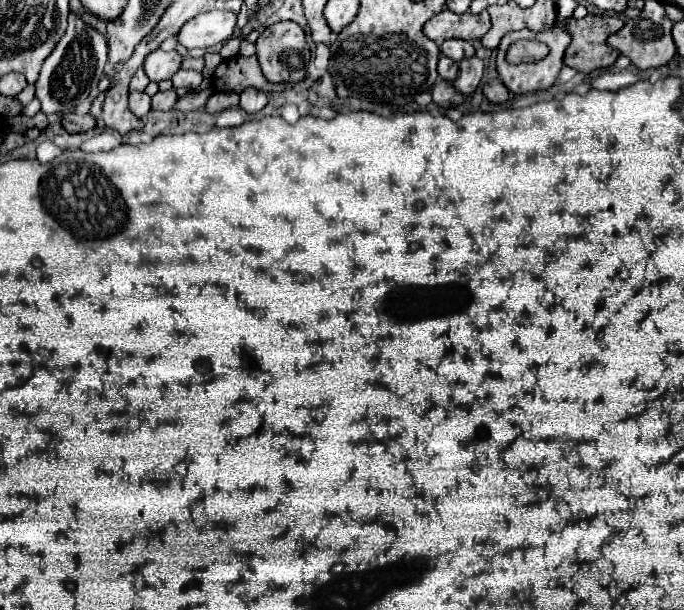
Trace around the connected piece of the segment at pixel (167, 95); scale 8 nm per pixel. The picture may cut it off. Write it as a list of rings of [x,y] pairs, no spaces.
[[[175,89],[169,91],[159,91],[157,95],[153,95],[153,109],[155,111],[173,111],[173,105],[177,103],[177,93]]]

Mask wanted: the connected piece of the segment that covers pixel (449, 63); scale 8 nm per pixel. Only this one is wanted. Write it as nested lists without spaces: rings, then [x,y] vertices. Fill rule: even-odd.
[[[443,55],[443,57],[439,59],[437,71],[439,71],[439,75],[441,75],[445,81],[453,81],[453,79],[457,77],[457,73],[459,73],[459,63],[455,63],[453,59],[449,59],[449,57]]]

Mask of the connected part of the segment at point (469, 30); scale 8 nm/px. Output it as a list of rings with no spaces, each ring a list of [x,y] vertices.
[[[443,9],[441,13],[437,13],[435,17],[431,17],[425,27],[423,33],[429,39],[465,39],[465,41],[477,41],[481,39],[487,31],[491,29],[491,21],[489,21],[489,13],[483,11],[481,15],[471,15],[469,11],[463,15],[457,15],[453,11]]]

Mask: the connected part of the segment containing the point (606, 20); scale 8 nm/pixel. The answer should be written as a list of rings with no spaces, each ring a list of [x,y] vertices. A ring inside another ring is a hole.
[[[587,15],[585,19],[569,19],[569,33],[573,35],[573,41],[567,47],[565,63],[575,65],[581,73],[611,67],[621,53],[607,45],[607,37],[621,27],[623,21],[619,17],[597,15],[595,19],[595,15]]]

